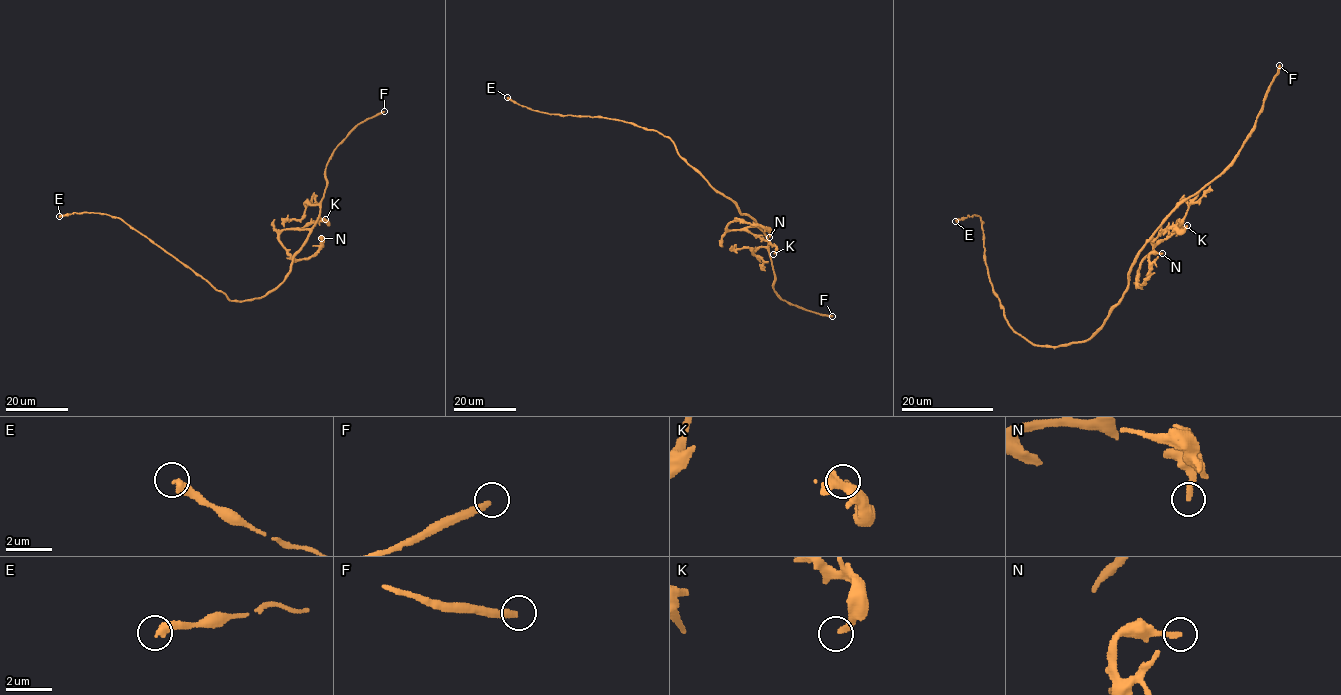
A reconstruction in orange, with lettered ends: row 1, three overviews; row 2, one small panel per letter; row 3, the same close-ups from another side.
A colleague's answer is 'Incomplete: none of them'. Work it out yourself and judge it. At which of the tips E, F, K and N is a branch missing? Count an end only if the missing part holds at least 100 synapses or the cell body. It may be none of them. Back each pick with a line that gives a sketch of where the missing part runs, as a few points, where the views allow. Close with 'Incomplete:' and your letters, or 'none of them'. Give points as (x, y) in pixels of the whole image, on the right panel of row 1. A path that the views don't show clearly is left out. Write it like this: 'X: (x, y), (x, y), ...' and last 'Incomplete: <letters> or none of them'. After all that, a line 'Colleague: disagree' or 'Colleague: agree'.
F: (1279, 65), (1278, 61), (1270, 66), (1209, 136), (1151, 211), (1146, 223), (1118, 237), (1138, 207)
Incomplete: F
Colleague: disagree

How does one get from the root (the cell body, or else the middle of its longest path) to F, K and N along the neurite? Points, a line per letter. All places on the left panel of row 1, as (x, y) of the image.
F: (268, 292), (283, 281), (293, 255), (316, 222), (326, 186), (325, 167), (333, 150), (357, 125), (384, 111)
K: (268, 292), (283, 281), (293, 255), (307, 238), (309, 231), (299, 229), (312, 222), (328, 222), (325, 219)
N: (268, 292), (283, 281), (293, 255), (309, 232), (280, 232), (279, 240), (294, 259), (310, 258), (321, 238)

